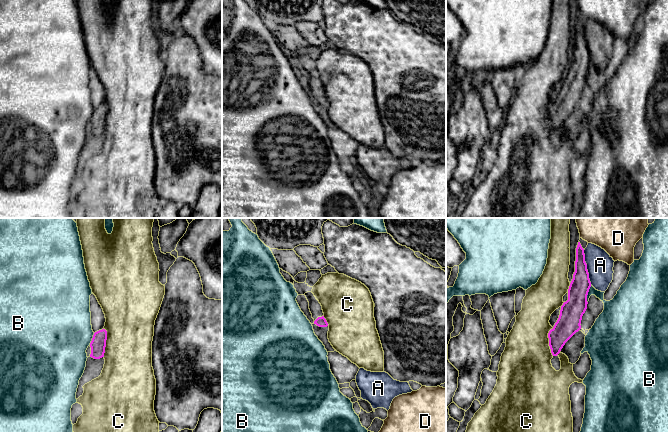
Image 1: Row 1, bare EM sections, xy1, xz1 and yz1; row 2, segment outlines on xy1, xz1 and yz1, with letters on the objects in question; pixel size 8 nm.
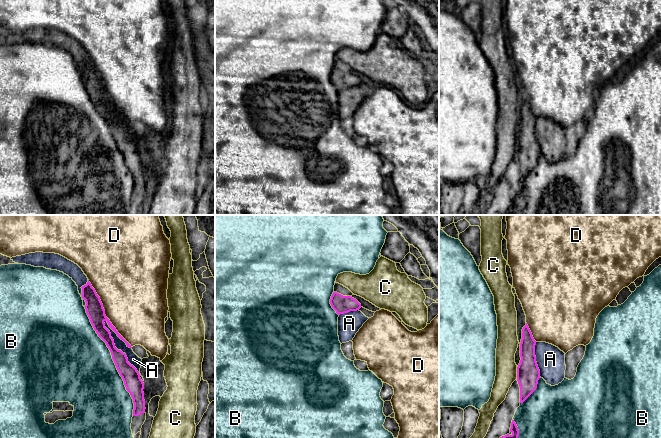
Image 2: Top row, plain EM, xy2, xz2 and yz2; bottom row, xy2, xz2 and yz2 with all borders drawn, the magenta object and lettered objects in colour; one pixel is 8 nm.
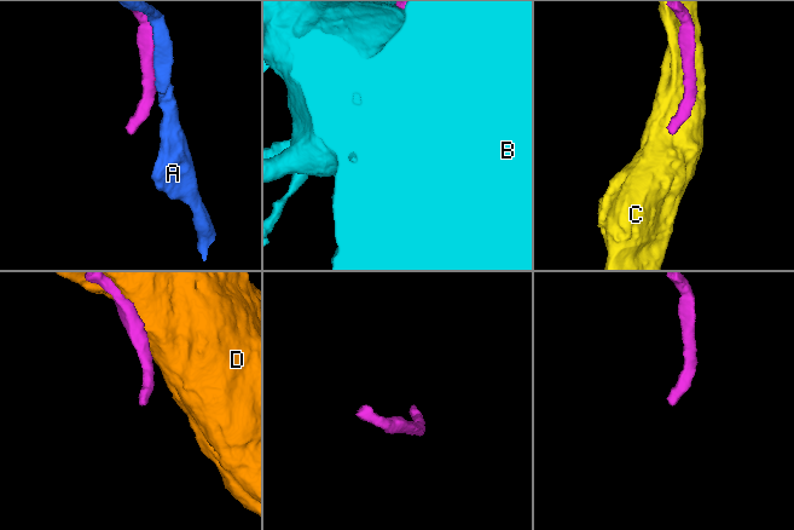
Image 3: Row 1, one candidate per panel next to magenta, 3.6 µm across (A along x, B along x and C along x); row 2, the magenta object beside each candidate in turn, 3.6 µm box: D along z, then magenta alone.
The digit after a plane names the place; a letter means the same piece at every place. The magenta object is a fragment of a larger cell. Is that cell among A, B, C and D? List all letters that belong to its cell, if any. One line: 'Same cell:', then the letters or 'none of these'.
Same cell: none of these

